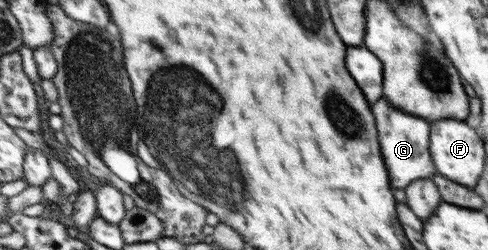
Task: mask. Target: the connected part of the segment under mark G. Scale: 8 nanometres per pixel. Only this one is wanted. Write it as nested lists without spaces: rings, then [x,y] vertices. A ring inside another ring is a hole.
[[[384,95],[370,105],[370,112],[375,120],[380,154],[382,154],[388,178],[392,178],[390,186],[403,189],[414,180],[431,178],[436,173],[436,168],[429,150],[430,122],[396,110],[385,101]]]

